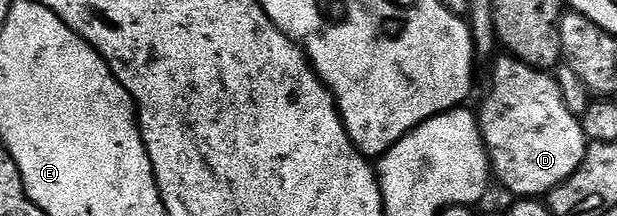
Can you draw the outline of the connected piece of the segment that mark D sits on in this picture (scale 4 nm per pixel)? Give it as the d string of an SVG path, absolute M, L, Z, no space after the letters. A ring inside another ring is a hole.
M500 58L493 63L495 66L490 74L490 91L482 102L482 114L480 110L477 115L482 138L486 141L486 152L490 155L492 174L512 193L518 194L514 196L545 196L552 188L568 180L568 176L572 176L576 168L580 168L586 155L588 139L582 131L579 115L568 112L568 104L564 104L560 96L557 77L524 64L519 58Z

